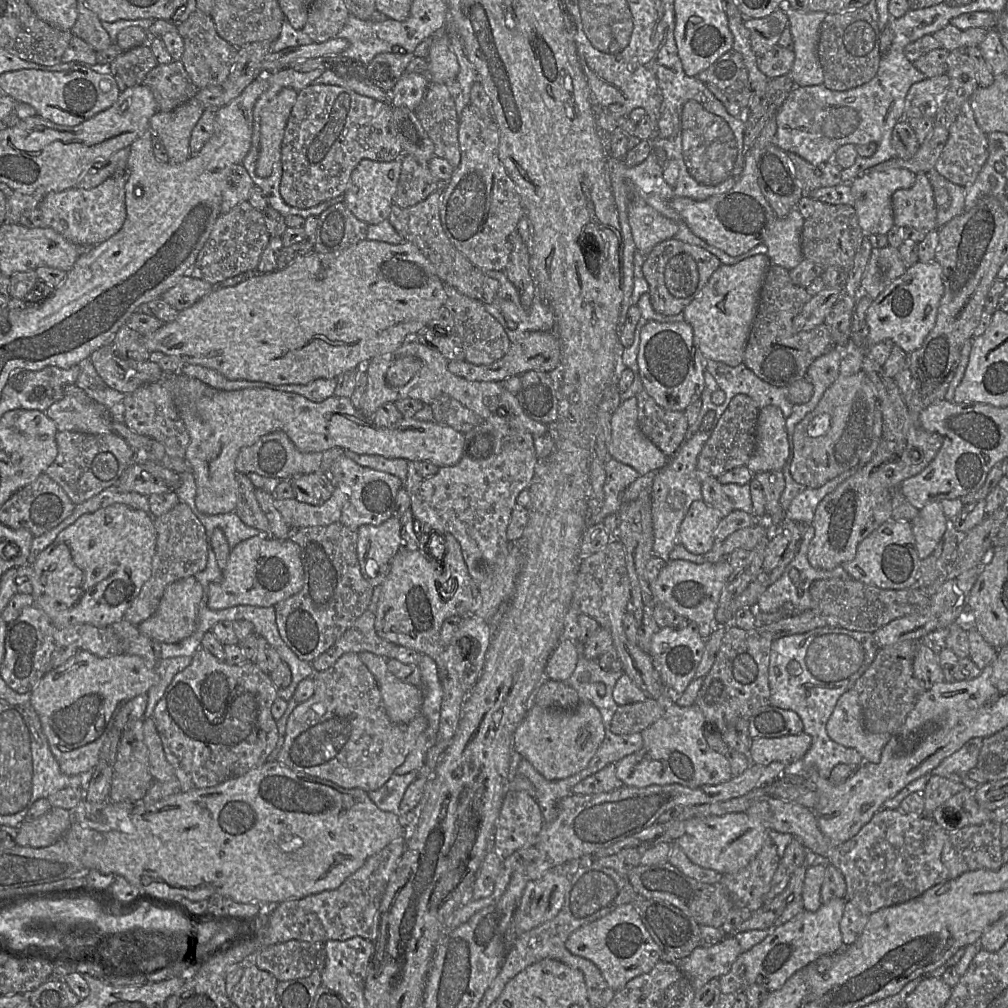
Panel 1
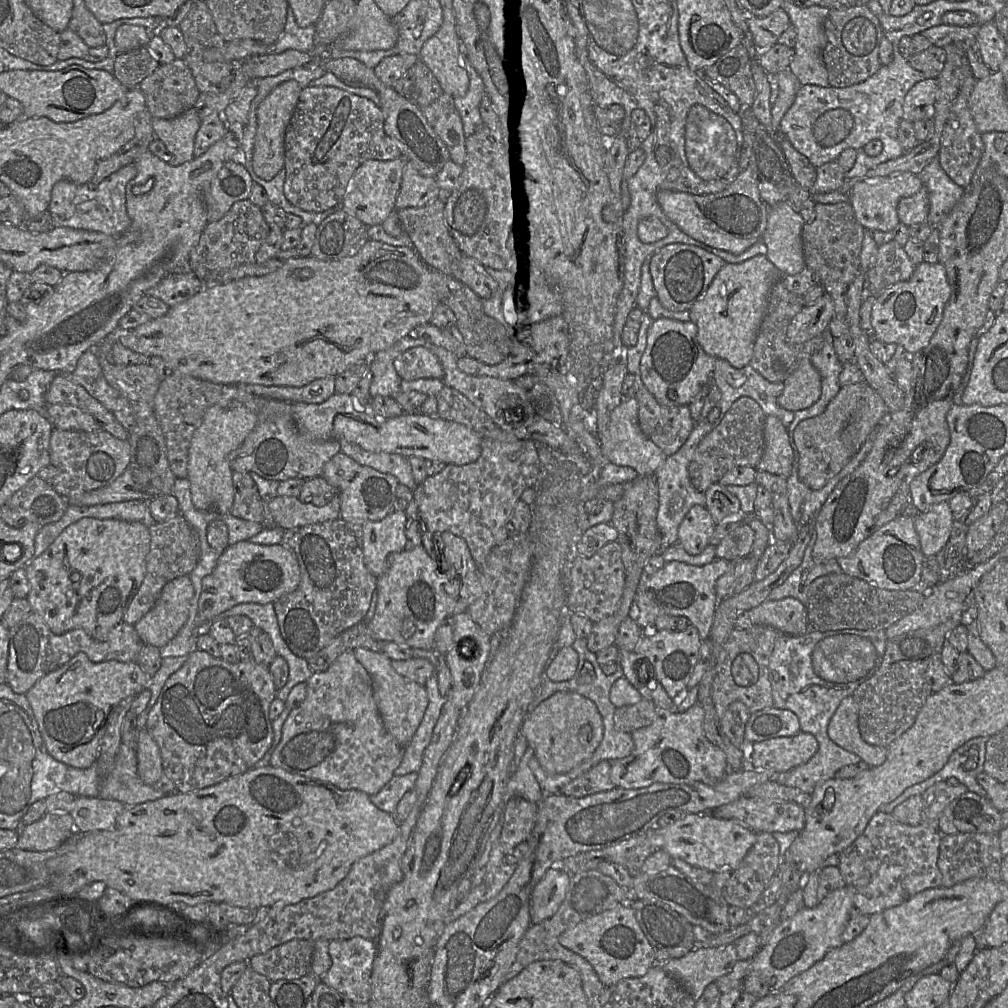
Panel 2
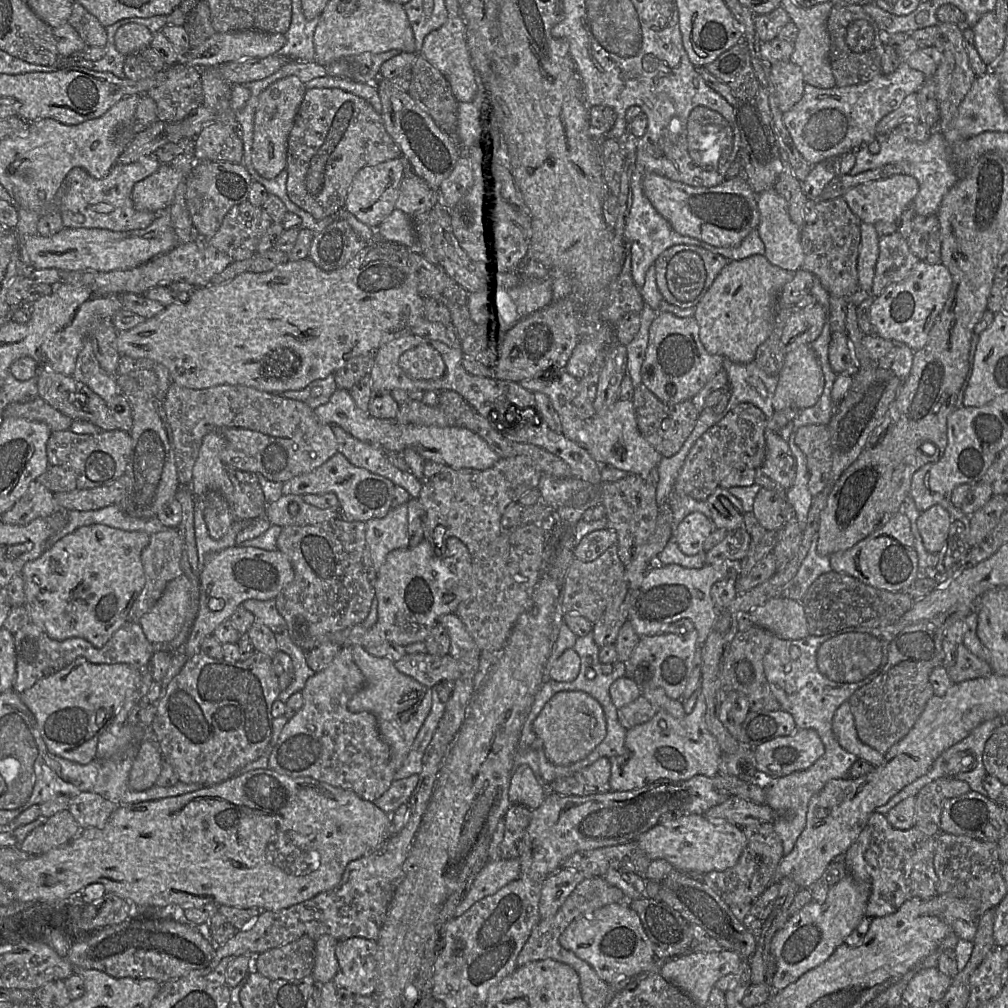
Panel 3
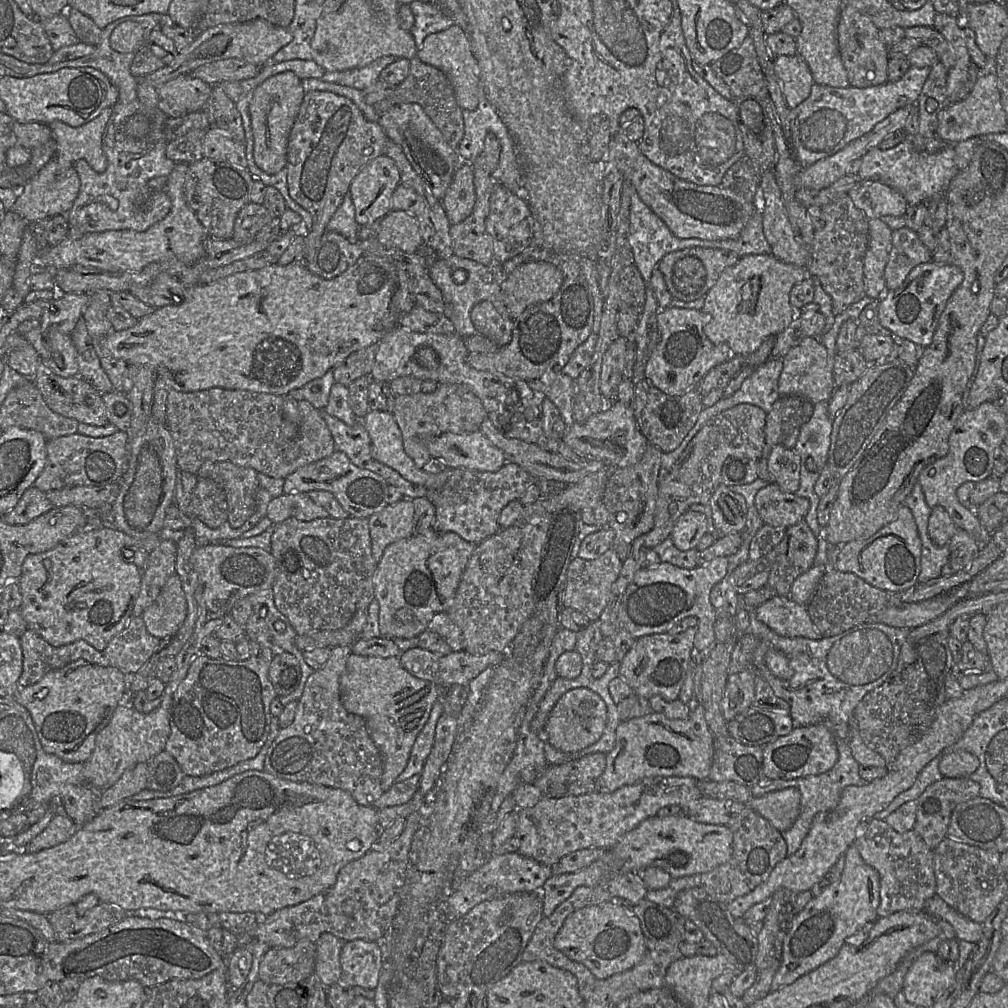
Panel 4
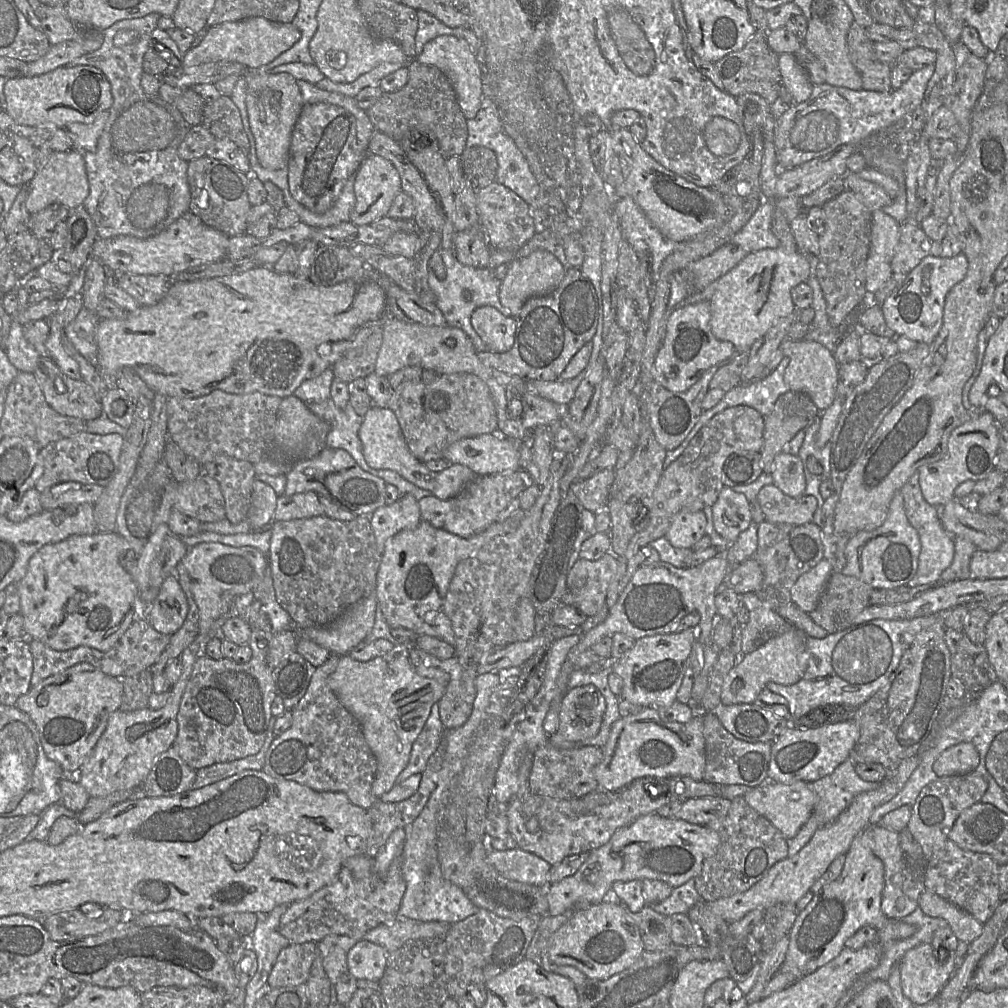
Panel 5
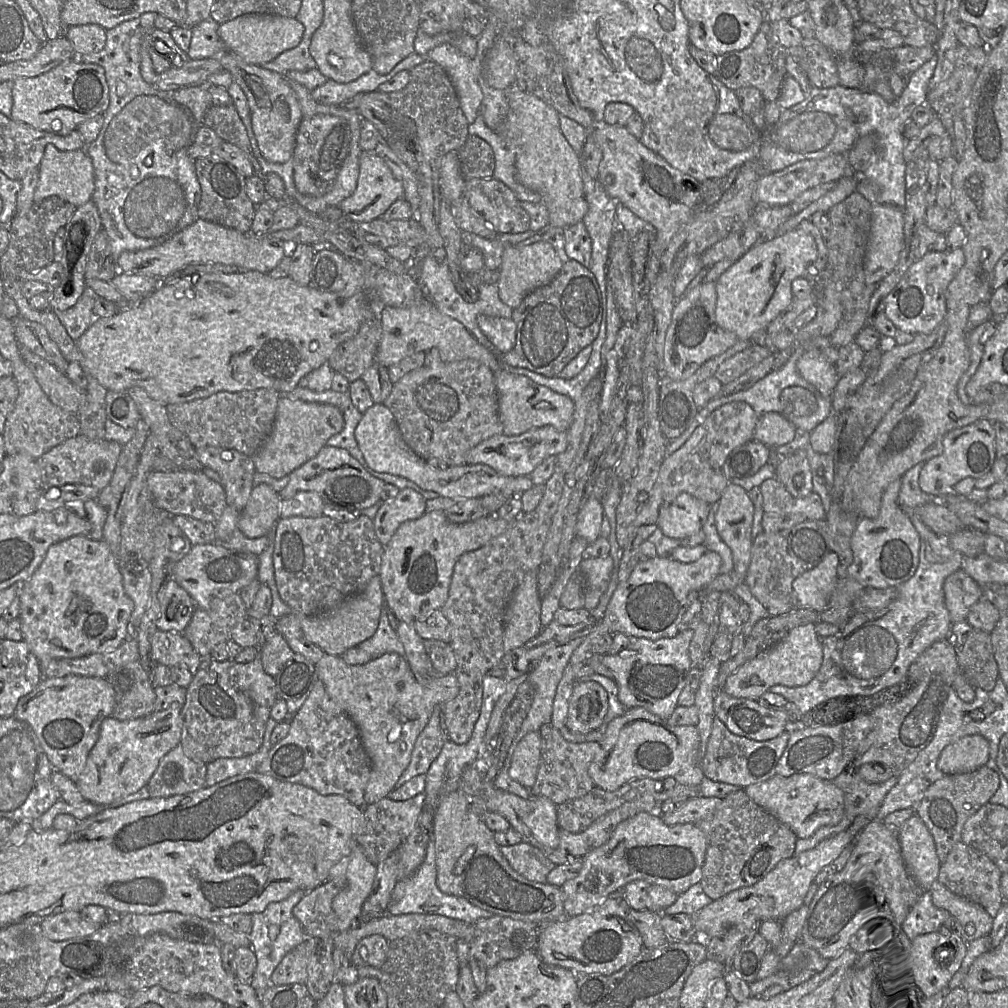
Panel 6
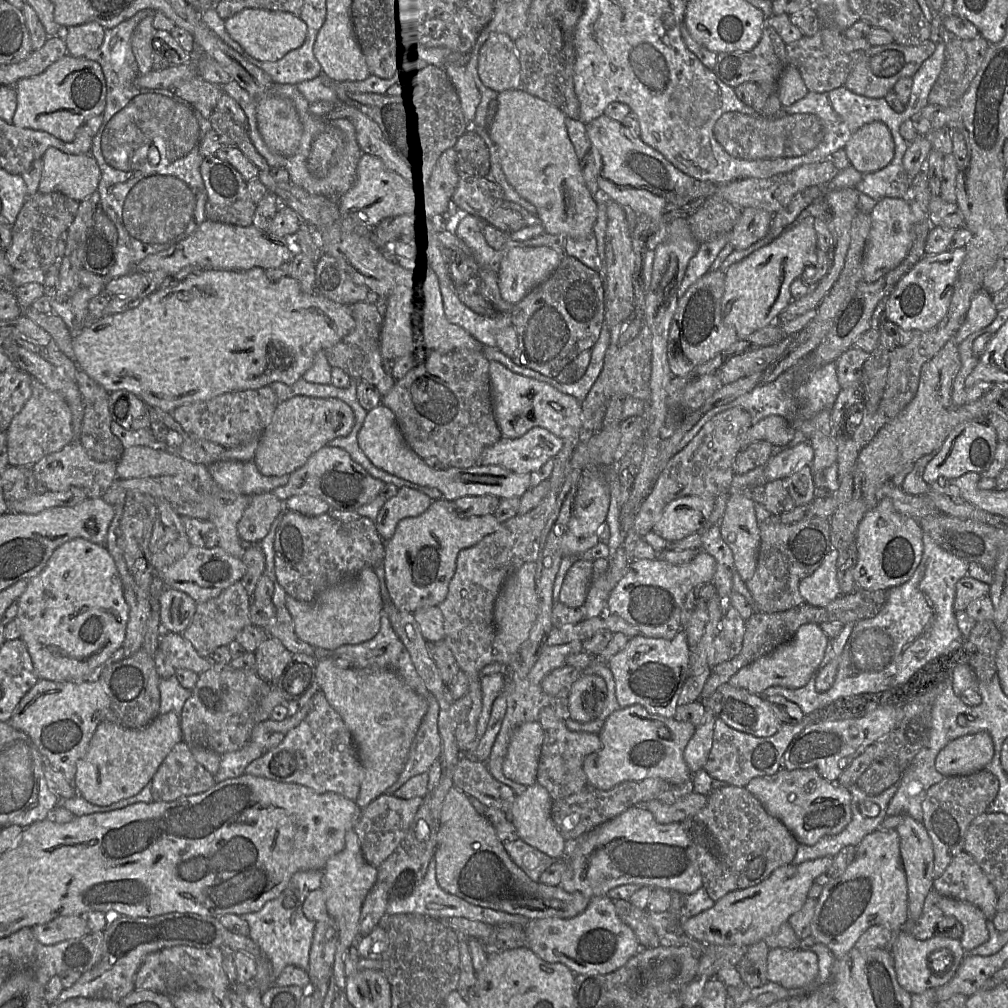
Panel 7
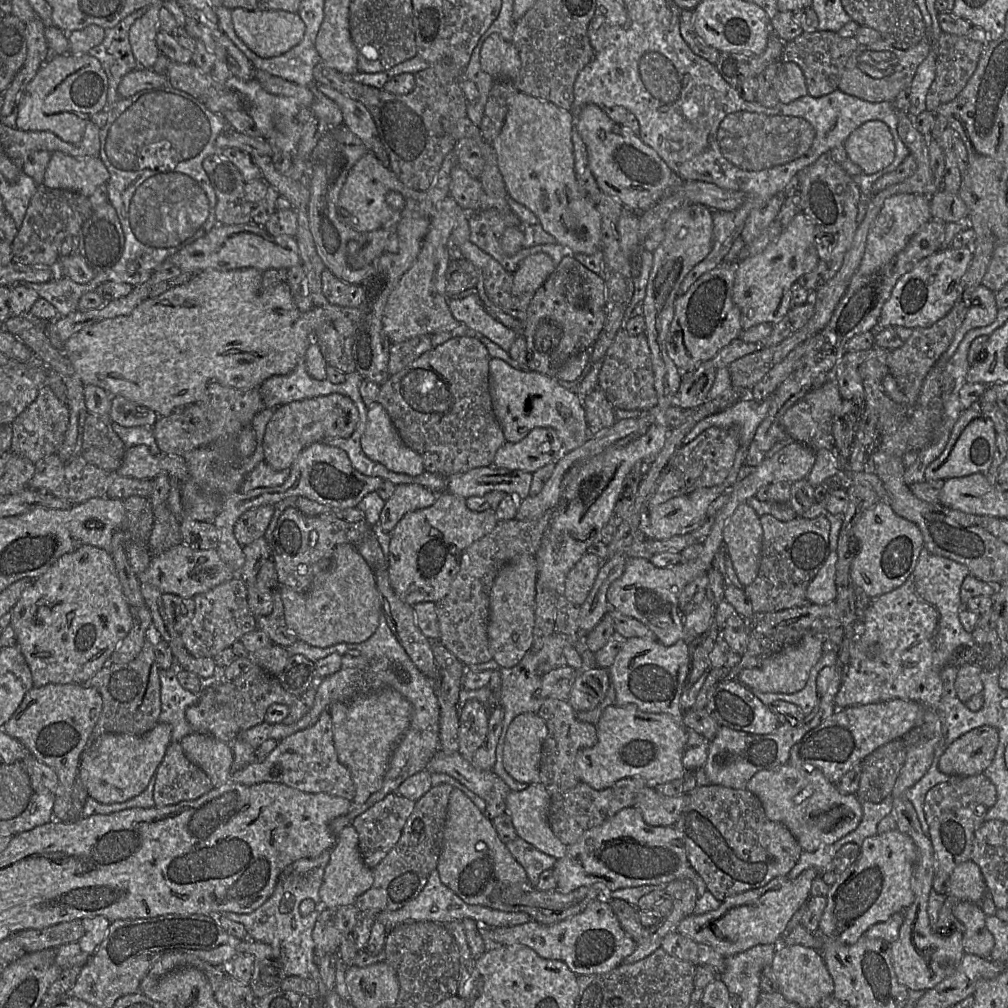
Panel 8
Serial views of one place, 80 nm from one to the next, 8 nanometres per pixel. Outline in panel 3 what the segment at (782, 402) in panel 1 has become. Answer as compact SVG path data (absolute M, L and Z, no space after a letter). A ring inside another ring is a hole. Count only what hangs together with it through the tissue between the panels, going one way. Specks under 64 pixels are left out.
M725 358L722 364L722 368L726 371L728 376L728 387L731 393L731 397L725 410L722 413L716 414L712 408L707 408L707 400L705 407L700 412L700 422L705 420L715 420L715 424L719 422L732 408L742 402L749 402L757 406L769 419L773 416L775 409L773 407L773 397L778 385L778 375L766 374L753 360L750 363L734 363L731 360Z

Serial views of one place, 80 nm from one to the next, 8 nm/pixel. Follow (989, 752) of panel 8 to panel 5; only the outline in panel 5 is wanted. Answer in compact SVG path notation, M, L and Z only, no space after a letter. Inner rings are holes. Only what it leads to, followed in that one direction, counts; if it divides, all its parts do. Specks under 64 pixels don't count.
M962 742L944 750L934 762L933 770L939 777L966 775L979 765L980 755L970 742Z

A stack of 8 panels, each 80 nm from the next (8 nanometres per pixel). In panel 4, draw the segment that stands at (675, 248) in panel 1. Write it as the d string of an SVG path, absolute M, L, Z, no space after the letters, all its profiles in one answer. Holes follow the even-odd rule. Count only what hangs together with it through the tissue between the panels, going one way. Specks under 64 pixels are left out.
M694 247L666 254L658 263L657 268L662 273L671 296L674 299L689 302L705 297L721 273L733 266L740 258L736 253L724 249Z

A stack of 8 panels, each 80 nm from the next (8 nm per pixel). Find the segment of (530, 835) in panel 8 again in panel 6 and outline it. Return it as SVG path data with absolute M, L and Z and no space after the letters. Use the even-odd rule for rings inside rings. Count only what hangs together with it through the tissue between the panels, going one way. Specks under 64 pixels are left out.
M530 797L529 814L524 824L531 835L544 847L555 849L559 845L559 827L556 817L556 805L548 798Z

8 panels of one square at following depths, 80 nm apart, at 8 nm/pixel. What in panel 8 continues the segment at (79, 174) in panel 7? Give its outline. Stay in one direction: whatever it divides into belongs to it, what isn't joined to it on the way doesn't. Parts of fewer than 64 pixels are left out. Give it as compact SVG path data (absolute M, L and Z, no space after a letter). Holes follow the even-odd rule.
M52 152L43 185L52 189L64 189L90 197L101 184L106 184L110 174L99 157L73 157L63 152Z

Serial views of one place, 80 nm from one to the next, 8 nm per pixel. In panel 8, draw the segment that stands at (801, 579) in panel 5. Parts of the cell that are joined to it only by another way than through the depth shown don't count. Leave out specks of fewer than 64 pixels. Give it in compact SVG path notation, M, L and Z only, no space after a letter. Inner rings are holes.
M830 551L824 565L809 583L806 589L806 597L809 603L825 605L835 601L837 587L835 582L837 551Z

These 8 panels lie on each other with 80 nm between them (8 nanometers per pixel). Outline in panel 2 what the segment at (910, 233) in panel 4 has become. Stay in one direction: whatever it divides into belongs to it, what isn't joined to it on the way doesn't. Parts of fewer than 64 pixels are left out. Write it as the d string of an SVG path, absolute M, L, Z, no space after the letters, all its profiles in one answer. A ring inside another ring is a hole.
M891 240L879 246L875 266L864 274L870 282L870 292L880 294L895 283L908 280L915 267L904 247Z

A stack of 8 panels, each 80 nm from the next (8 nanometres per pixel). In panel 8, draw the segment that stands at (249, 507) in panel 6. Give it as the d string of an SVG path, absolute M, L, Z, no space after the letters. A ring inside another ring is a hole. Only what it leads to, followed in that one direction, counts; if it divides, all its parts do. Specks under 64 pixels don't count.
M263 505L244 512L234 525L234 535L241 546L263 537L274 514L274 505Z

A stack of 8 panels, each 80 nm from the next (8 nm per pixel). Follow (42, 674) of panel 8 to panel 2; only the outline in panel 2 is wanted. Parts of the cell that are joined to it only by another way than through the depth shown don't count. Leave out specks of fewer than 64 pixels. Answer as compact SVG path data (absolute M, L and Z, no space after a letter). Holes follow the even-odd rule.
M85 517L69 525L58 535L58 537L42 554L34 556L24 567L29 581L29 593L26 598L29 601L32 612L39 614L51 632L56 635L63 634L73 629L82 629L93 639L105 641L111 629L123 621L125 610L128 608L144 580L146 575L146 556L149 552L150 541L151 536L149 528L138 521Z

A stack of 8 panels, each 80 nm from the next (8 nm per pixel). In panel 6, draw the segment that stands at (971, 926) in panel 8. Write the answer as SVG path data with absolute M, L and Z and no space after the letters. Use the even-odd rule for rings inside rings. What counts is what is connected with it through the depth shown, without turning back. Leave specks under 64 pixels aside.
M936 880L932 883L930 889L925 892L930 892L935 907L947 911L959 922L962 927L960 935L967 944L985 935L989 935L993 918L980 905L954 895Z

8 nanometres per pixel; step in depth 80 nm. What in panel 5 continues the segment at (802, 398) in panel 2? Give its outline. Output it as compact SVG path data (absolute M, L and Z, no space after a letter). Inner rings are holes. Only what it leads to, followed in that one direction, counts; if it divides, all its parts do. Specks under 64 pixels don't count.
M786 337L779 348L783 355L789 358L789 364L784 372L784 382L789 390L807 394L819 411L825 411L836 398L839 364L836 362L833 353L818 342L792 341Z

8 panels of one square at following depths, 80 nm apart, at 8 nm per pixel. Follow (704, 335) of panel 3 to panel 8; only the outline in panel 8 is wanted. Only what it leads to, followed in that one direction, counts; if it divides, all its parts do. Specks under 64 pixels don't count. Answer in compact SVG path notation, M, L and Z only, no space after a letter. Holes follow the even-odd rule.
M799 213L774 242L736 264L732 300L740 309L743 331L760 323L775 324L793 307L791 286L802 275L815 269L819 262L815 227L810 219Z

